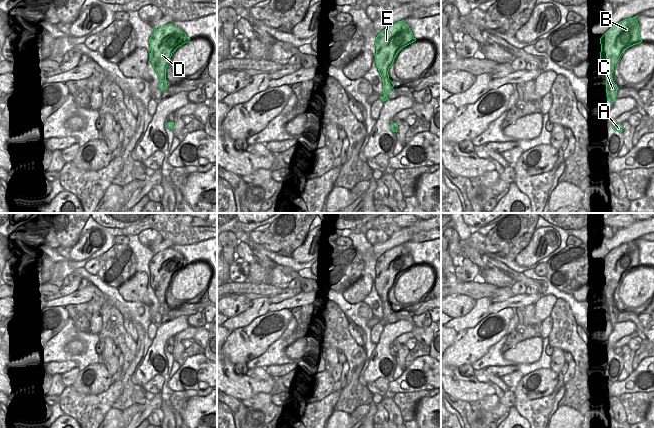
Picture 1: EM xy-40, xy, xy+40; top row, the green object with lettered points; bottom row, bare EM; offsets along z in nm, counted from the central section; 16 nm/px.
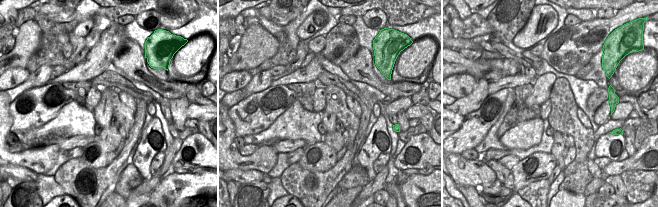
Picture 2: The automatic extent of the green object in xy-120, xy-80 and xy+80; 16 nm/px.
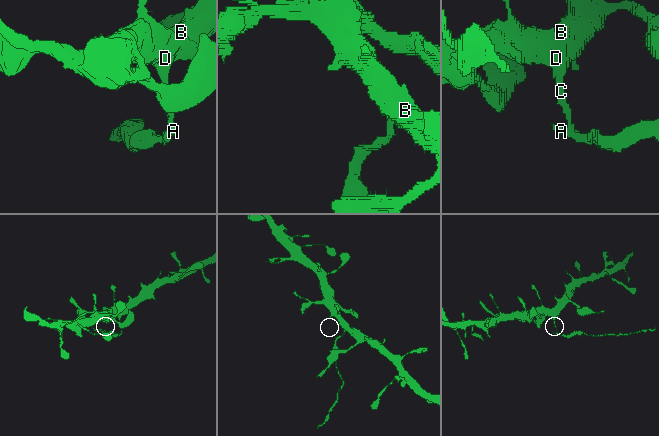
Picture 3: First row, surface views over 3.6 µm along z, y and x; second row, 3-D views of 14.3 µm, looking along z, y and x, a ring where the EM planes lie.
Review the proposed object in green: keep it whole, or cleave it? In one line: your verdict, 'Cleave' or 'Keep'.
Cleave.

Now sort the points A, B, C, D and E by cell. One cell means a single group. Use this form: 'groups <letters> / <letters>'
groups A C / B D E

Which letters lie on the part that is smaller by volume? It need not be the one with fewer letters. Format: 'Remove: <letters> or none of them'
Remove: A, C

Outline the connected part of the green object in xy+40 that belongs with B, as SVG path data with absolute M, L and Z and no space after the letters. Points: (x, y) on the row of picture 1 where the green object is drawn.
M636 17L625 19L613 25L600 38L600 63L606 78L608 75L612 75L623 51L642 42Z

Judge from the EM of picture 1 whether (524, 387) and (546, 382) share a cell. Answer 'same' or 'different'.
same

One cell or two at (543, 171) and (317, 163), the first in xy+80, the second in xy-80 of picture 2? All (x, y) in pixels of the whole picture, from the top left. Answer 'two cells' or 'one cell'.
one cell

